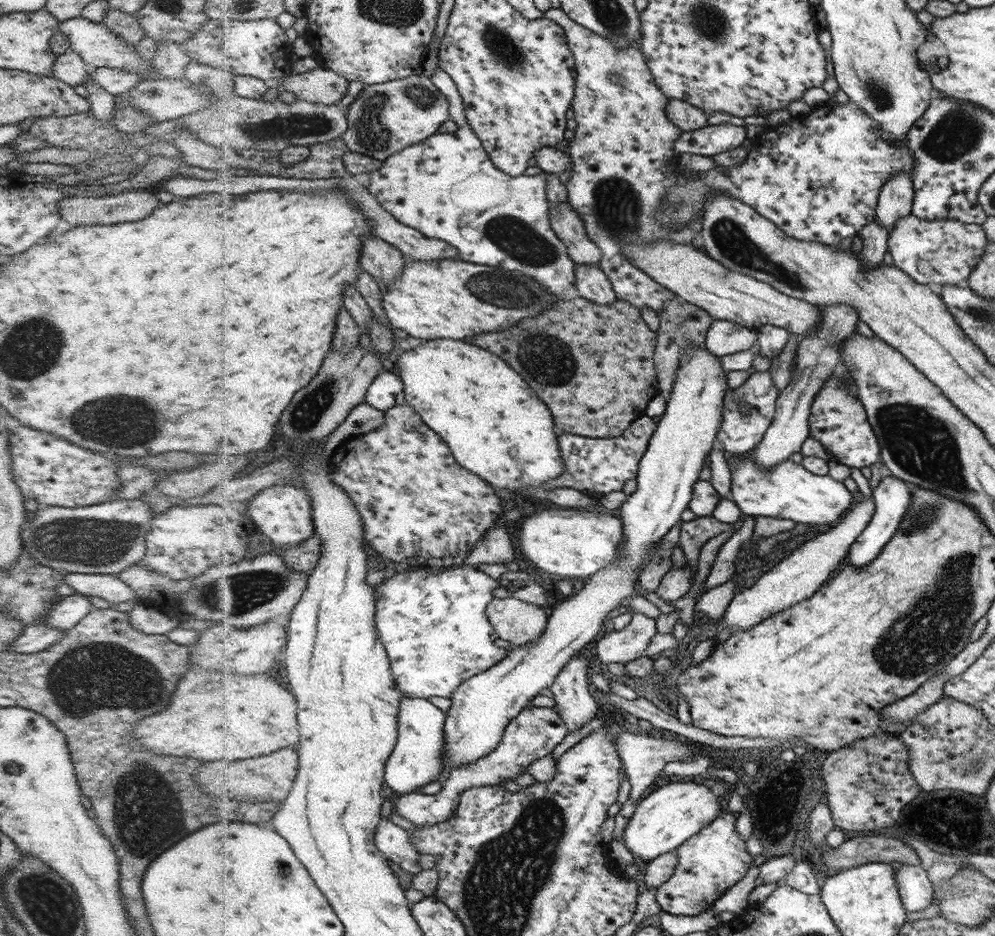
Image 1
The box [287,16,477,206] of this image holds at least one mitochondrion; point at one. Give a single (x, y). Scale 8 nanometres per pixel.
(372, 133)

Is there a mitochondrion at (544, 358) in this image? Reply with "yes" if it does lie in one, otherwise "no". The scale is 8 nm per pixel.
yes

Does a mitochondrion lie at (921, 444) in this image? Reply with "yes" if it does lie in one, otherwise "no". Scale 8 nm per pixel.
yes

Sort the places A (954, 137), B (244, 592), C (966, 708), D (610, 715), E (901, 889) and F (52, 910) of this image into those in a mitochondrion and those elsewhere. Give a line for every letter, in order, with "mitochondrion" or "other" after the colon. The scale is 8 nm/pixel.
A: mitochondrion
B: mitochondrion
C: other
D: other
E: other
F: mitochondrion

